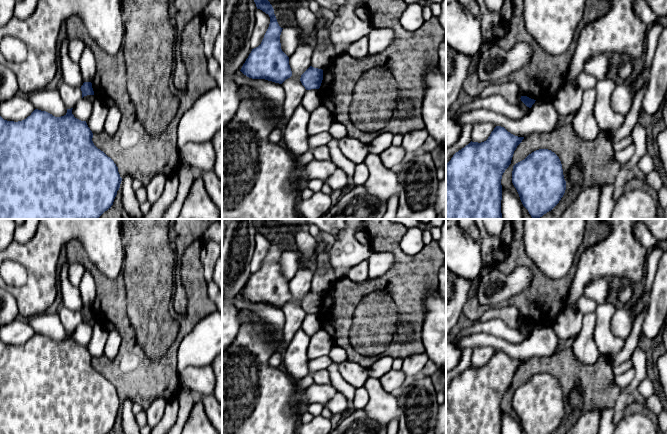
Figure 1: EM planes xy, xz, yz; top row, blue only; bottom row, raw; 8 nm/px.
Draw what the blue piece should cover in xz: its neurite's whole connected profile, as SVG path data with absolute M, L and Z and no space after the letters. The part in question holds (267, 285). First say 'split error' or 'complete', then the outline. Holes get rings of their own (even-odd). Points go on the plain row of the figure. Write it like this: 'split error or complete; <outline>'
complete; M257 219L254 226L257 233L269 239L270 248L261 268L252 273L240 295L252 303L282 308L292 300L289 281L281 273L280 259L283 252L279 250L267 221Z

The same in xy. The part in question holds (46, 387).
complete; M35 333L30 340L18 346L4 344L0 340L0 434L108 434L113 429L122 402L114 385L98 373L93 365L93 357L86 345L74 341L72 333L61 341Z

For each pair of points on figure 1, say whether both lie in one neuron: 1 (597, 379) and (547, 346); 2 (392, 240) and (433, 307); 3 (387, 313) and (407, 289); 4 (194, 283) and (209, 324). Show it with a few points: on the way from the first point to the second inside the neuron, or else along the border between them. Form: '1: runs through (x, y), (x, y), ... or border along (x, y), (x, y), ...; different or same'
1: border along (554, 354), (531, 358); different
2: border along (435, 288), (427, 294), (424, 303), (423, 320); different
3: runs through (389, 307), (401, 295); same
4: border along (211, 312), (205, 315), (189, 332); different

